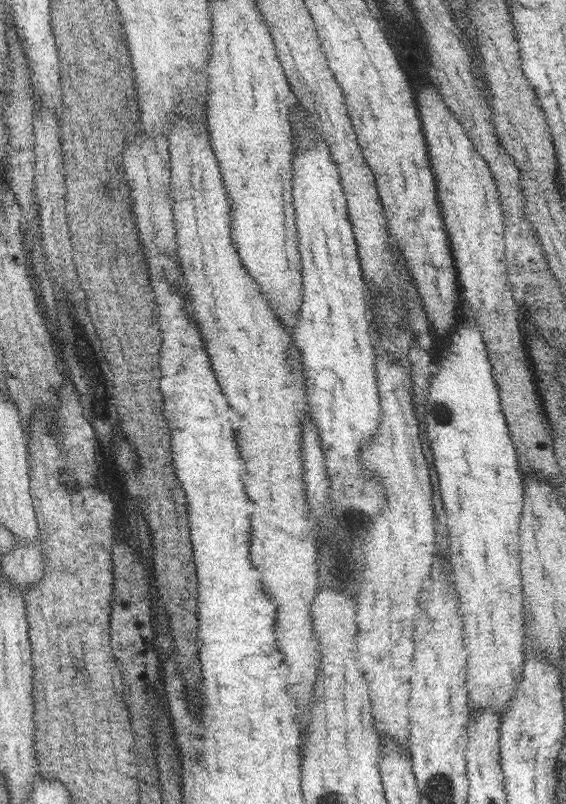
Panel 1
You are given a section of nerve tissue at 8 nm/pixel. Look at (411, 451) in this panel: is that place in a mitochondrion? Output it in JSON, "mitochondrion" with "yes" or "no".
{"mitochondrion":"no"}

